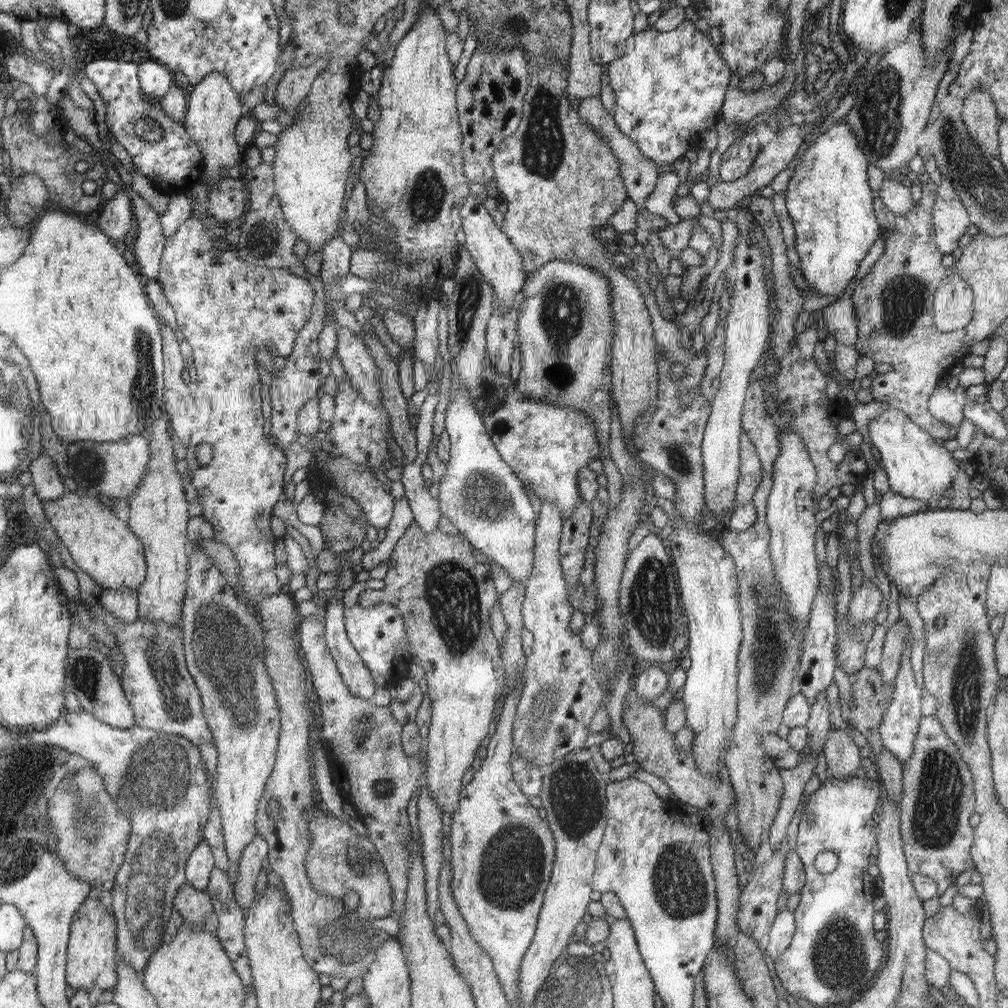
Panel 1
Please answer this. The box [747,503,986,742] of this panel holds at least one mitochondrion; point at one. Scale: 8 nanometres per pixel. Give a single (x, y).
(966, 684)

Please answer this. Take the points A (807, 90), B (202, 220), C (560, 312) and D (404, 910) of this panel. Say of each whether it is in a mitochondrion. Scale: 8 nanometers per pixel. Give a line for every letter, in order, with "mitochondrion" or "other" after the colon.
A: other
B: other
C: mitochondrion
D: other

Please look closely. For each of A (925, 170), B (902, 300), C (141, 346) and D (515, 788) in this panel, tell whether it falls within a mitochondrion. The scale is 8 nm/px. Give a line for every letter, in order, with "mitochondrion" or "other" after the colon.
A: other
B: mitochondrion
C: mitochondrion
D: other

